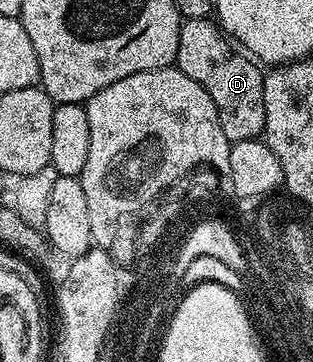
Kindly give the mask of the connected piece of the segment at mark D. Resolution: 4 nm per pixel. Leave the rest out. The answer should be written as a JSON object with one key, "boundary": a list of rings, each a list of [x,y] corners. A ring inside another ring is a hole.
{"boundary":[[[214,19],[183,20],[180,23],[174,67],[193,78],[193,82],[197,82],[207,91],[209,98],[213,98],[221,130],[225,130],[225,138],[232,144],[257,140],[264,135],[264,69],[250,55],[240,51]]]}

